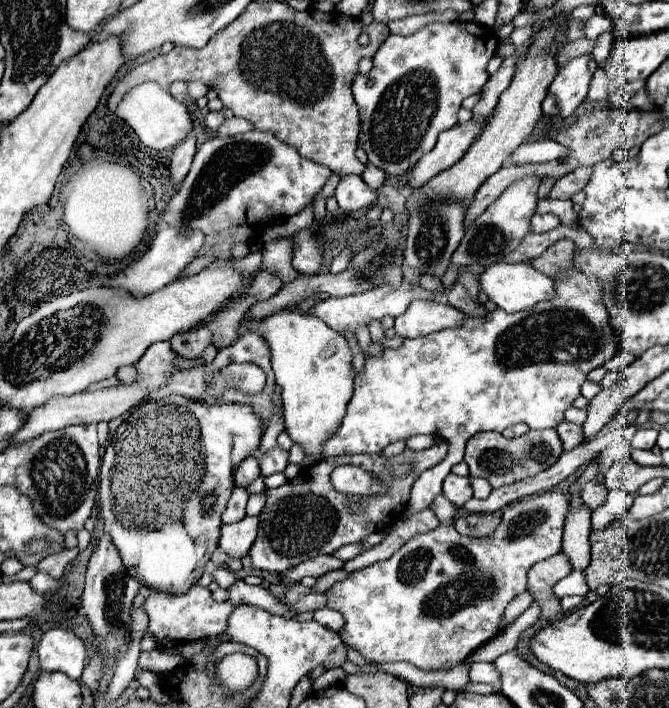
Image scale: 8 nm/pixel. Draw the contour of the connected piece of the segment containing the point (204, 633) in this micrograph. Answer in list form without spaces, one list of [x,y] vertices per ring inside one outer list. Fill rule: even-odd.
[[[193,585],[193,589],[189,589],[187,593],[183,593],[179,597],[169,597],[165,593],[151,591],[147,601],[141,605],[141,609],[149,617],[149,625],[143,635],[147,635],[147,633],[153,635],[157,643],[161,643],[163,639],[169,639],[175,643],[189,643],[189,641],[221,635],[227,631],[227,619],[235,607],[237,605],[233,605],[233,603],[213,601],[209,587],[201,587],[201,585]]]

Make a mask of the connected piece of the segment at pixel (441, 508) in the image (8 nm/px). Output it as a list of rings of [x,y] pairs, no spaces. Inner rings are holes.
[[[440,494],[435,498],[430,508],[437,515],[440,523],[453,524],[457,507],[447,500],[443,494]]]

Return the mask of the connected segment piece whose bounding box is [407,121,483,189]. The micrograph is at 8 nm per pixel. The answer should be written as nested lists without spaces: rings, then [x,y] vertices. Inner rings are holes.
[[[467,121],[463,125],[455,125],[453,129],[443,131],[437,139],[437,145],[427,155],[423,155],[415,167],[409,169],[407,185],[417,189],[417,187],[425,185],[437,173],[441,173],[441,171],[449,169],[453,163],[457,163],[465,155],[465,151],[469,149],[469,145],[477,137],[477,133],[481,133],[481,127],[483,127],[483,123]]]

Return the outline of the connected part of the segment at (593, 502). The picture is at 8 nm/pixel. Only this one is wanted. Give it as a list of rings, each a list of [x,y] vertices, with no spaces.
[[[593,479],[581,487],[581,499],[589,511],[595,511],[605,503],[605,487]]]

